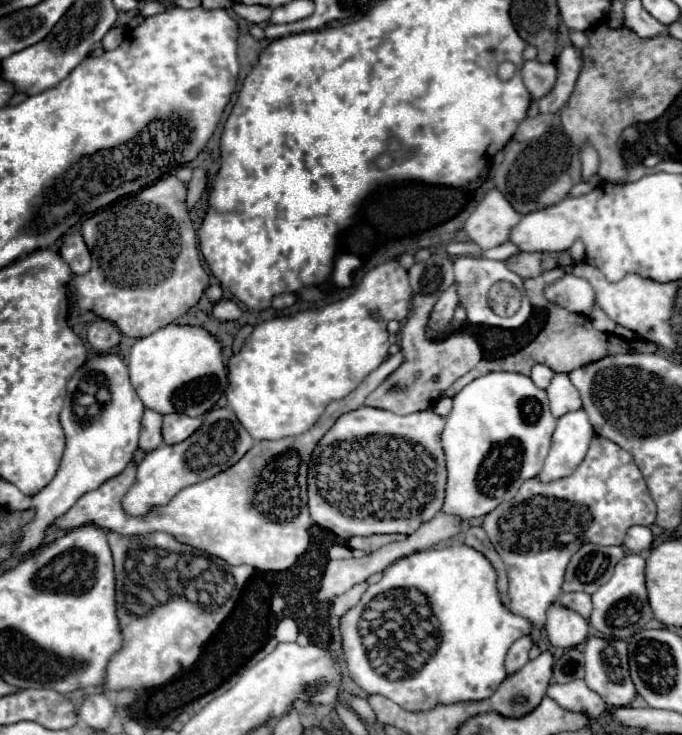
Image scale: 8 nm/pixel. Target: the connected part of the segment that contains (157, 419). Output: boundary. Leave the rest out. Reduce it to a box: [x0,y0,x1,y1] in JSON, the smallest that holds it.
[140,409,164,453]

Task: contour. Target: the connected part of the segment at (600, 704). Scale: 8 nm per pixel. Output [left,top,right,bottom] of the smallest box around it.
[546,679,606,717]

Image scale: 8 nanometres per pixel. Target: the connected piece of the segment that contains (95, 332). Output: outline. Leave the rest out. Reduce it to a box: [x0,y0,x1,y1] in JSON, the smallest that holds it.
[86,319,122,353]

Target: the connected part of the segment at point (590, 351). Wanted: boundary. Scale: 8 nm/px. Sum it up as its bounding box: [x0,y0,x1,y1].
[442,315,658,397]

